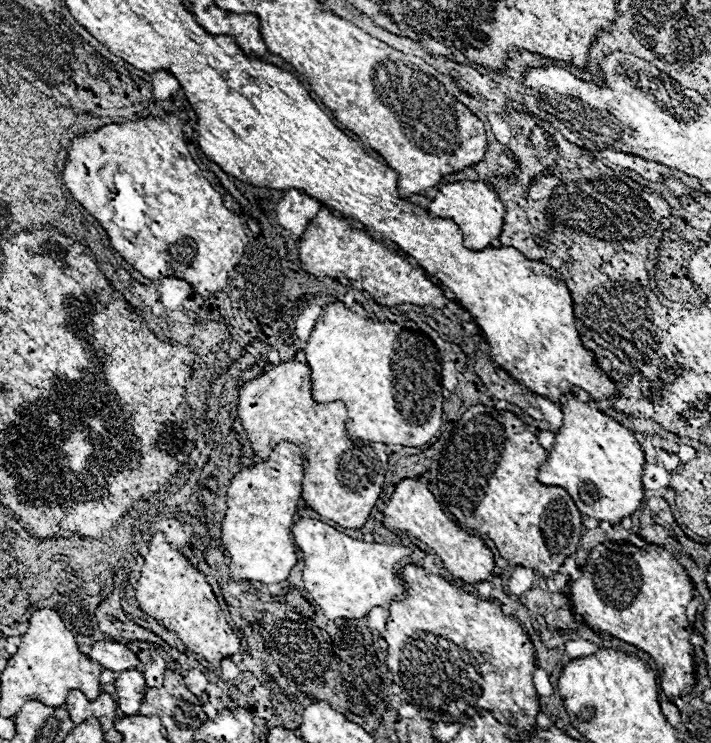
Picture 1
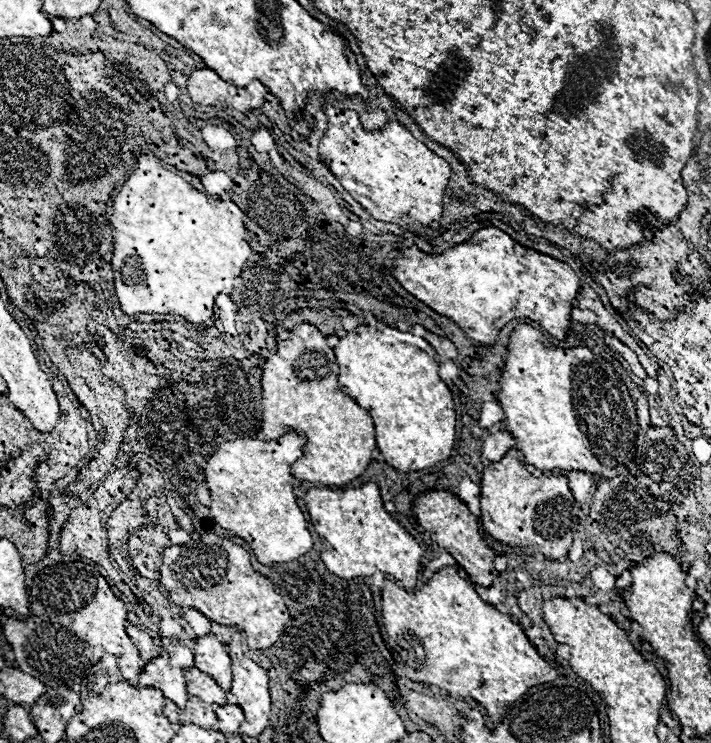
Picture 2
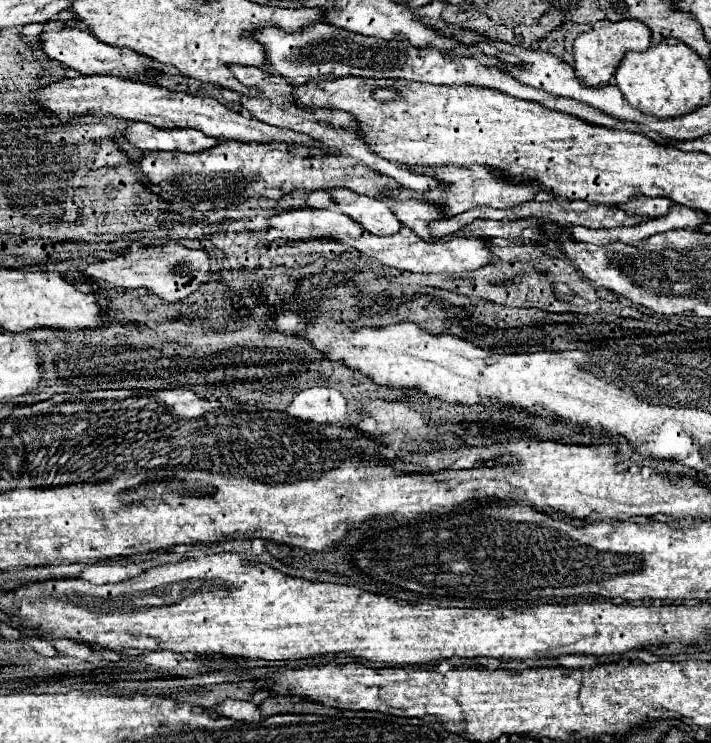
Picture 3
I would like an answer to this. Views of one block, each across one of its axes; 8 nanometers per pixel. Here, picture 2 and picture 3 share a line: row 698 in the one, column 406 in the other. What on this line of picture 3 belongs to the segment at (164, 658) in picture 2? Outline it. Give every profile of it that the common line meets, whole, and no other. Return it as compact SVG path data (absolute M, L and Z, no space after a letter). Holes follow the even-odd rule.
M232 64L230 66L232 74L244 84L244 86L252 86L258 90L256 96L240 96L240 104L260 122L266 122L266 124L272 124L272 126L280 126L280 128L288 128L288 130L294 130L294 132L302 132L306 136L310 136L312 140L320 142L324 148L330 148L334 154L346 154L346 156L352 156L356 158L358 162L362 162L364 166L372 168L374 172L380 172L384 176L390 176L394 178L398 184L402 184L404 188L410 188L410 190L420 190L420 192L426 192L426 190L432 190L432 188L438 188L440 182L430 176L430 174L416 174L412 170L406 170L406 168L398 168L394 166L392 162L376 156L374 152L368 152L368 146L364 144L364 138L360 138L360 132L354 132L358 130L356 124L352 122L352 116L344 114L344 112L332 112L332 110L304 110L304 108L298 108L294 106L290 98L290 92L292 92L292 84L288 84L288 80L280 78L280 76L272 76L268 72L264 72L262 68L254 68L254 66L240 66L240 64Z

